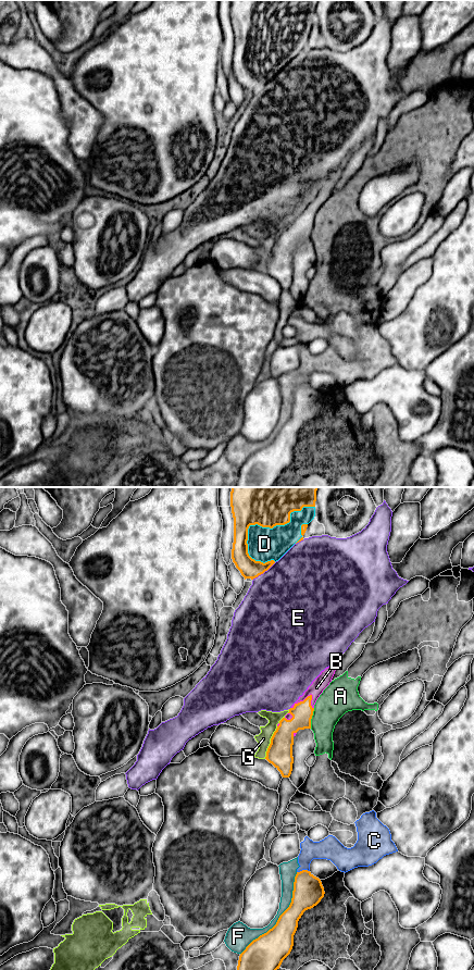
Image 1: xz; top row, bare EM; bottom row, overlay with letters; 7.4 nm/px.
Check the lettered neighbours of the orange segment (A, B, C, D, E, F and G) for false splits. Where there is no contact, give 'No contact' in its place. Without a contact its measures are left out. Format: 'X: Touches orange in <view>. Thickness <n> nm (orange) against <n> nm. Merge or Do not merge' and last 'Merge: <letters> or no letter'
A: Touches orange in xz. Thickness 150 nm (orange) against 240 nm. Do not merge
B: Touches orange in xz. Thickness 150 nm (orange) against 100 nm. Merge
C: Touches orange in xz. Thickness 220 nm (orange) against 160 nm. Do not merge
D: Touches orange in xz. Thickness 460 nm (orange) against 260 nm. Merge
E: Touches orange in xz. Thickness 150 nm (orange) against 500 nm. Do not merge
F: Touches orange in xz. Thickness 240 nm (orange) against 100 nm. Do not merge
G: Touches orange in xz. Thickness 190 nm (orange) against 100 nm. Do not merge
Merge: B, D

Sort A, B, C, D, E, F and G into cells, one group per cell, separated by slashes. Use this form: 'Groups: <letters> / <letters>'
Groups: A / B D / C F / E / G

